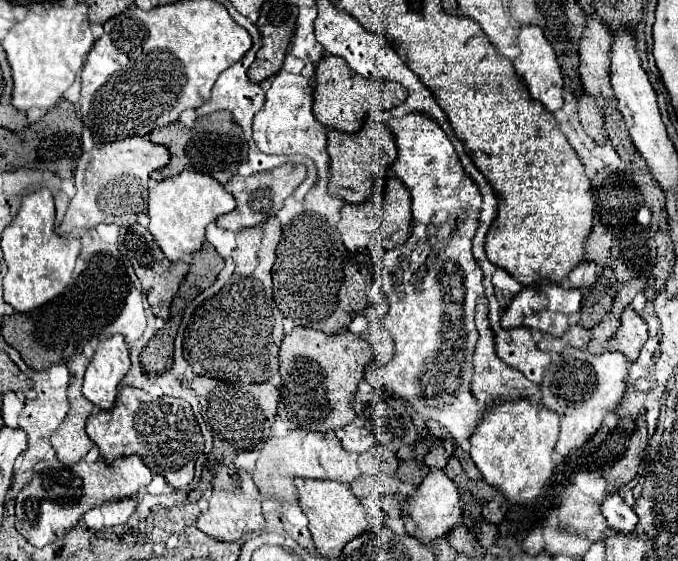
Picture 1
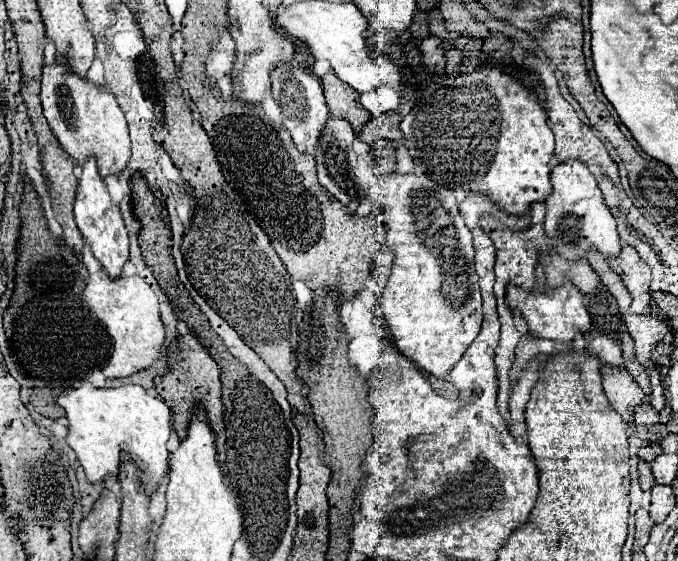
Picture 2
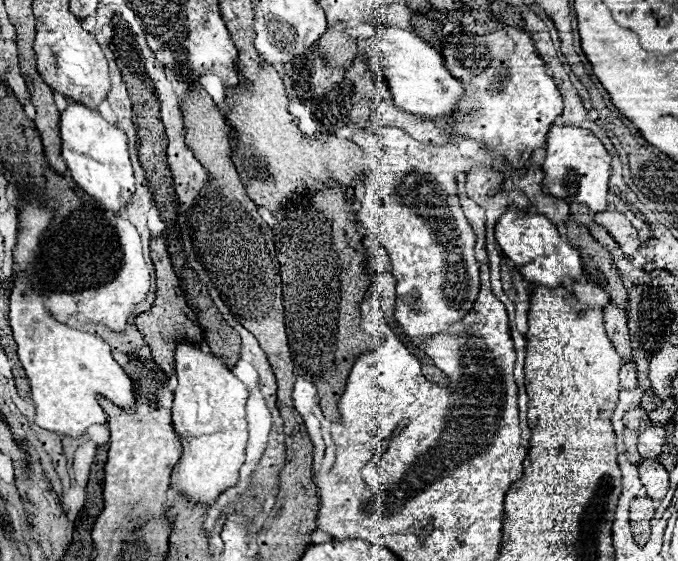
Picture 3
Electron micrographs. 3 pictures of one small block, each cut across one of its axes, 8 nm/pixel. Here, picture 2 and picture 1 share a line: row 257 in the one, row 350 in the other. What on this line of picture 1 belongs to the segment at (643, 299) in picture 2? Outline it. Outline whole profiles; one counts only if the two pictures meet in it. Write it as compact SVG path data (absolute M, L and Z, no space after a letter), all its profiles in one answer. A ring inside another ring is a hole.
M632 306L624 308L620 322L622 324L620 324L618 332L608 340L608 348L622 352L630 360L636 360L640 348L644 346L644 342L648 338L646 322L636 314L636 310Z

